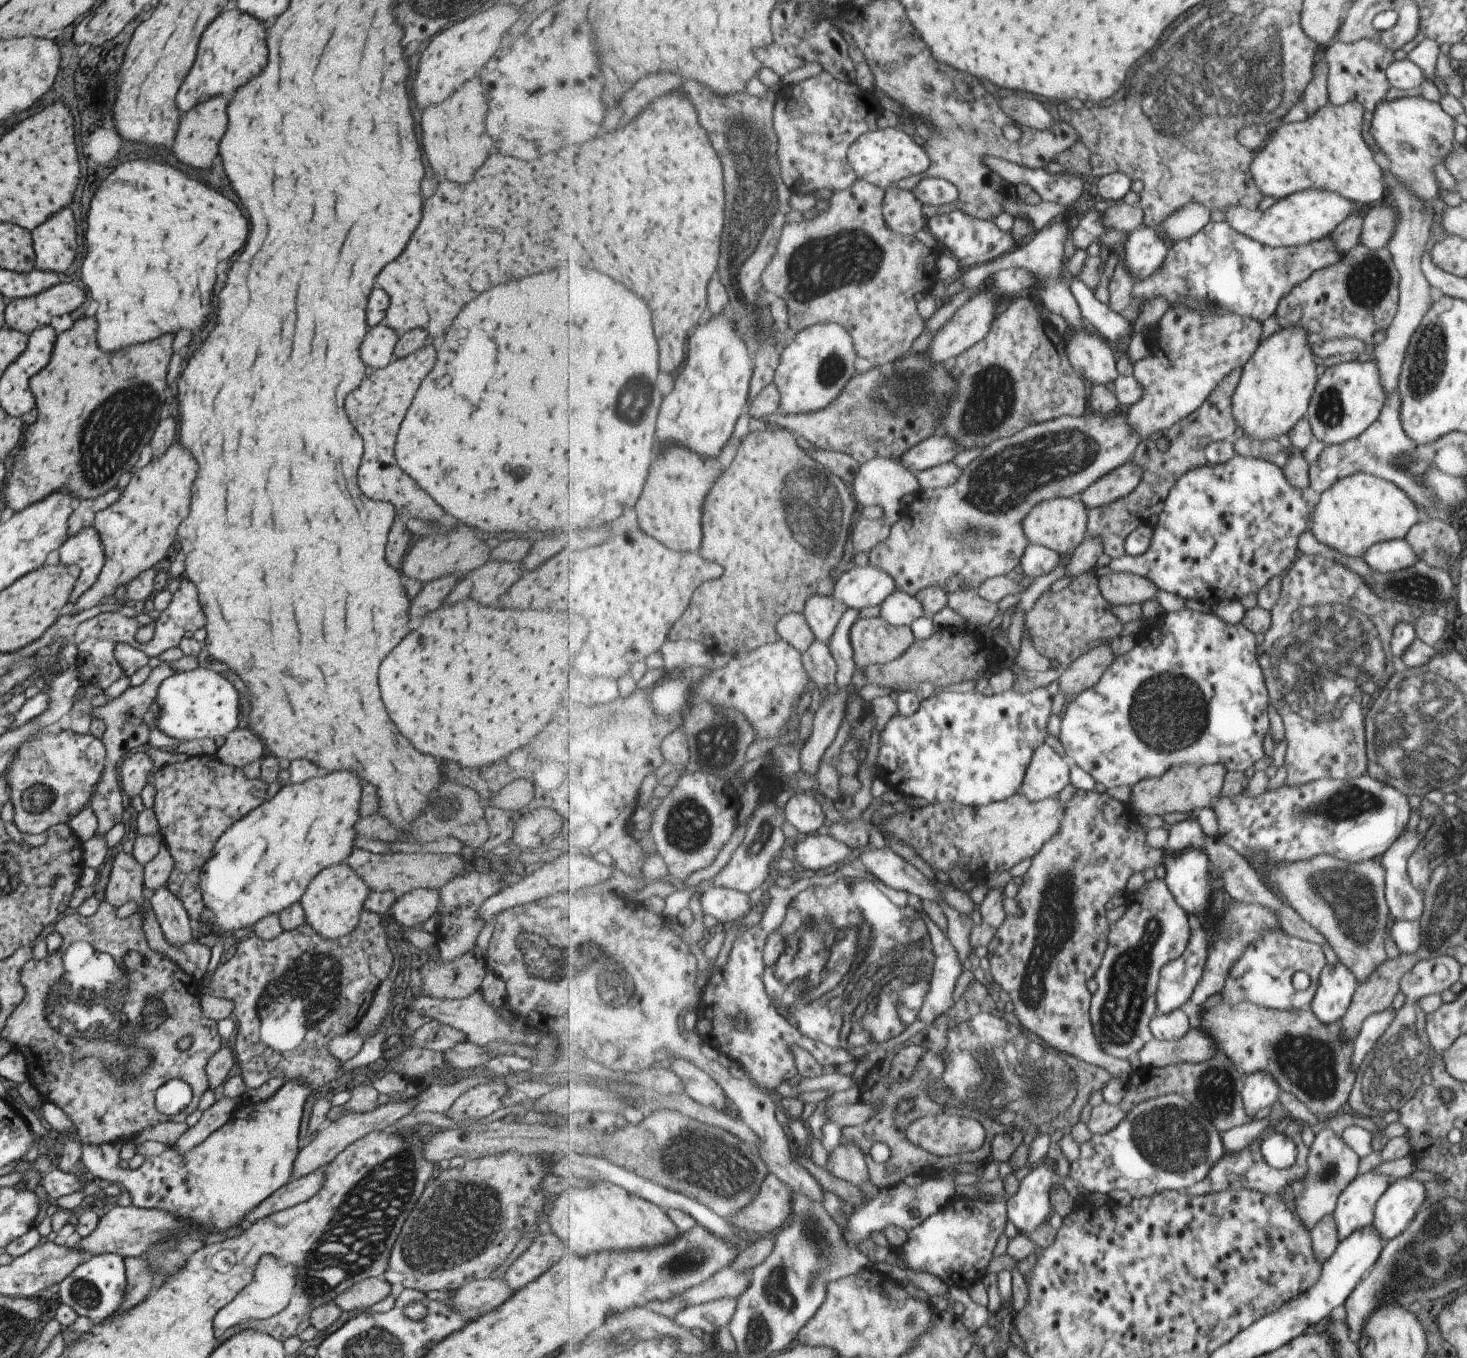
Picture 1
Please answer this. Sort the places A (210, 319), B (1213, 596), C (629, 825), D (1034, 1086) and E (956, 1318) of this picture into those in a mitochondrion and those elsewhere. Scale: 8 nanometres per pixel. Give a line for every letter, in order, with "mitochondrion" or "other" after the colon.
A: other
B: other
C: other
D: mitochondrion
E: other

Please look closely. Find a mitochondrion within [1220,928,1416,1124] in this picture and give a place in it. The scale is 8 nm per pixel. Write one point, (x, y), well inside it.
(1312, 1064)

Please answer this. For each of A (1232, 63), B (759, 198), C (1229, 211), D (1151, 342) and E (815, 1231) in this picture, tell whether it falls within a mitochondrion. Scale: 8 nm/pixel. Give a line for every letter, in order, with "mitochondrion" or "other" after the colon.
A: mitochondrion
B: mitochondrion
C: other
D: other
E: mitochondrion

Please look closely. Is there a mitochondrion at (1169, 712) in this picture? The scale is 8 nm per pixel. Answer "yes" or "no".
yes

